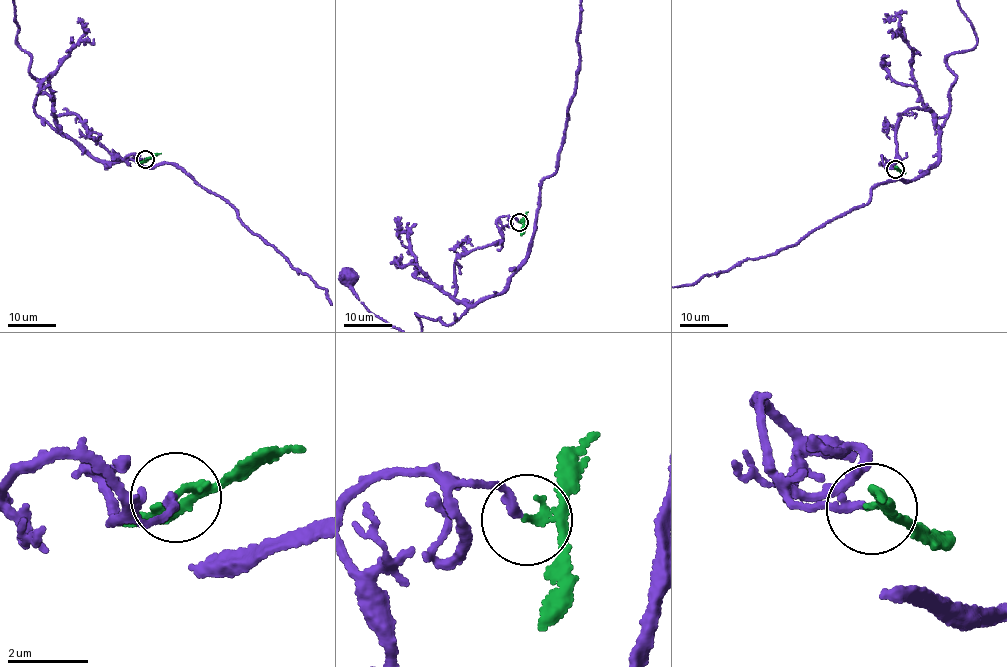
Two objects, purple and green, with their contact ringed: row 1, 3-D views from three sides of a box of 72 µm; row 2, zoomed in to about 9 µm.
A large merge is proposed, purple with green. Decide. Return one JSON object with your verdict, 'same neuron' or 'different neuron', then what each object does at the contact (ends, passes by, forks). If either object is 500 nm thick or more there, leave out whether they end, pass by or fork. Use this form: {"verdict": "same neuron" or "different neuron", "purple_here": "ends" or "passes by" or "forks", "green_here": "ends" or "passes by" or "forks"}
{"verdict": "same neuron", "purple_here": "ends", "green_here": "passes by"}

